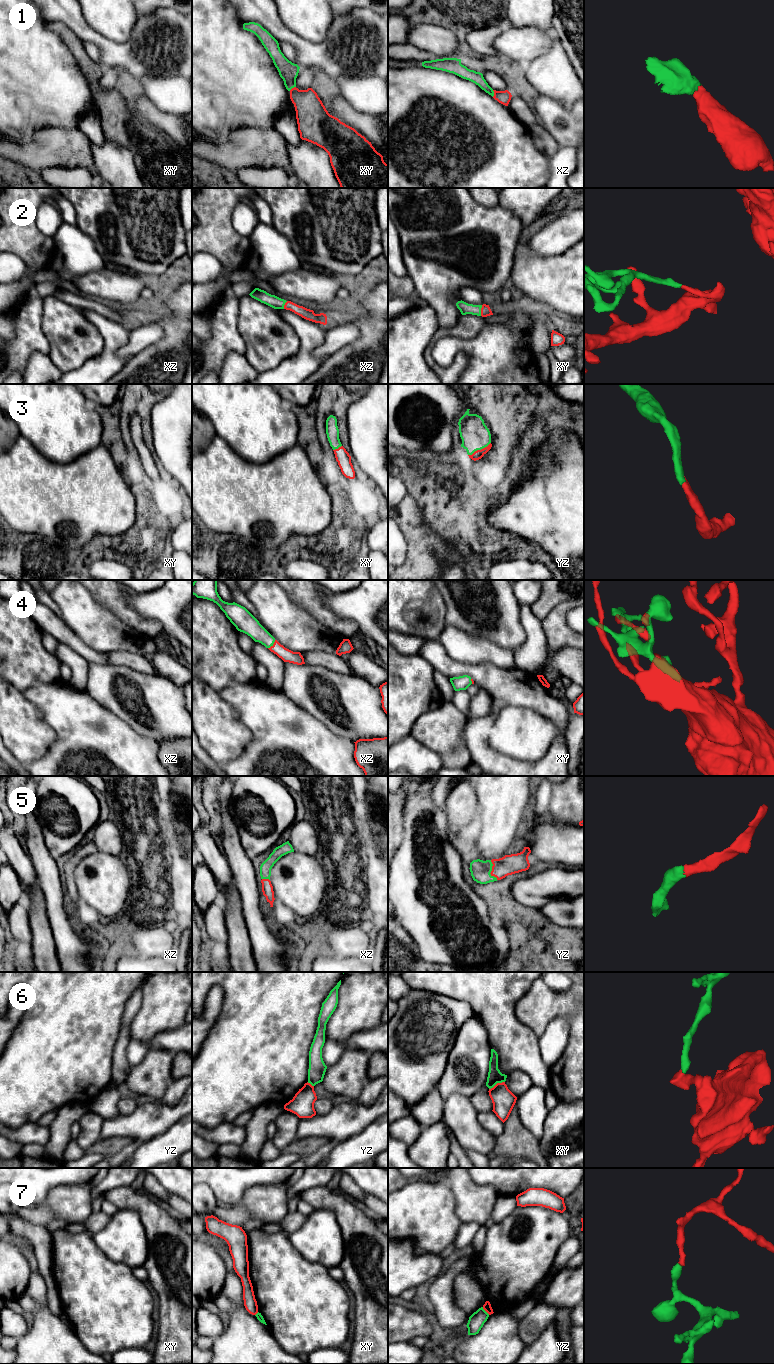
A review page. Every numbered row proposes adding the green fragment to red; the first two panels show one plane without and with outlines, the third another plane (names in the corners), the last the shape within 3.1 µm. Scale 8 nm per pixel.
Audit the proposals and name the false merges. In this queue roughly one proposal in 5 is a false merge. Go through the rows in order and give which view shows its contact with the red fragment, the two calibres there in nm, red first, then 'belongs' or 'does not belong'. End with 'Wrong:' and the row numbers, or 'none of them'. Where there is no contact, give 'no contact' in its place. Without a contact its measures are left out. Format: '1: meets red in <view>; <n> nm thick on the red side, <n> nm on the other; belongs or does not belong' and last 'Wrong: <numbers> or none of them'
1: meets red in xz; 110 nm thick on the red side, 100 nm on the other; belongs
2: meets red in xy; 80 nm thick on the red side, 90 nm on the other; belongs
3: meets red in yz; 70 nm thick on the red side, 240 nm on the other; belongs
4: meets red in xz; 100 nm thick on the red side, 150 nm on the other; belongs
5: meets red in yz; 160 nm thick on the red side, 160 nm on the other; belongs
6: meets red in xy; 180 nm thick on the red side, 110 nm on the other; does not belong
7: meets red in yz; 70 nm thick on the red side, 130 nm on the other; does not belong
Wrong: 6, 7

